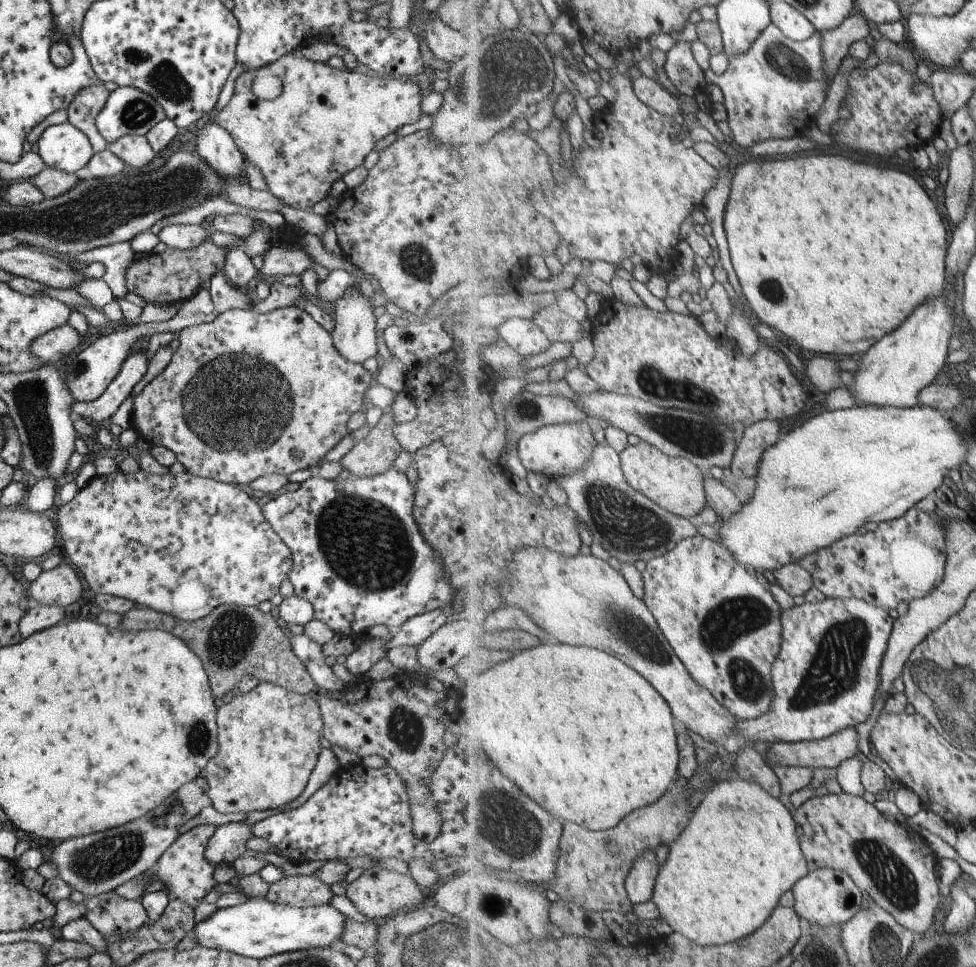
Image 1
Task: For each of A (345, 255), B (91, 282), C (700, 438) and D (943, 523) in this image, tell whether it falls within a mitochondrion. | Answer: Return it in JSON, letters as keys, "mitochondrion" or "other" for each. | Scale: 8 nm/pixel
{"A":"other","B":"other","C":"mitochondrion","D":"other"}

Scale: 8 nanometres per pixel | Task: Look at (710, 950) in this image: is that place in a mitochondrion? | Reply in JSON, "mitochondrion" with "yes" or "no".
{"mitochondrion":"no"}

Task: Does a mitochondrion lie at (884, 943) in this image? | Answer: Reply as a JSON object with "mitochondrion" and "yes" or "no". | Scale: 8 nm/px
{"mitochondrion":"yes"}

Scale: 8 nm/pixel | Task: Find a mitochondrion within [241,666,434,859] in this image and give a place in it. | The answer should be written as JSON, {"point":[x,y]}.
{"point":[405,728]}

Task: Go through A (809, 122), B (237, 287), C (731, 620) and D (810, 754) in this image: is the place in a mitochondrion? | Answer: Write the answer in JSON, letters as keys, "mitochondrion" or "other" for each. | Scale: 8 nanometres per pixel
{"A":"other","B":"other","C":"mitochondrion","D":"other"}

